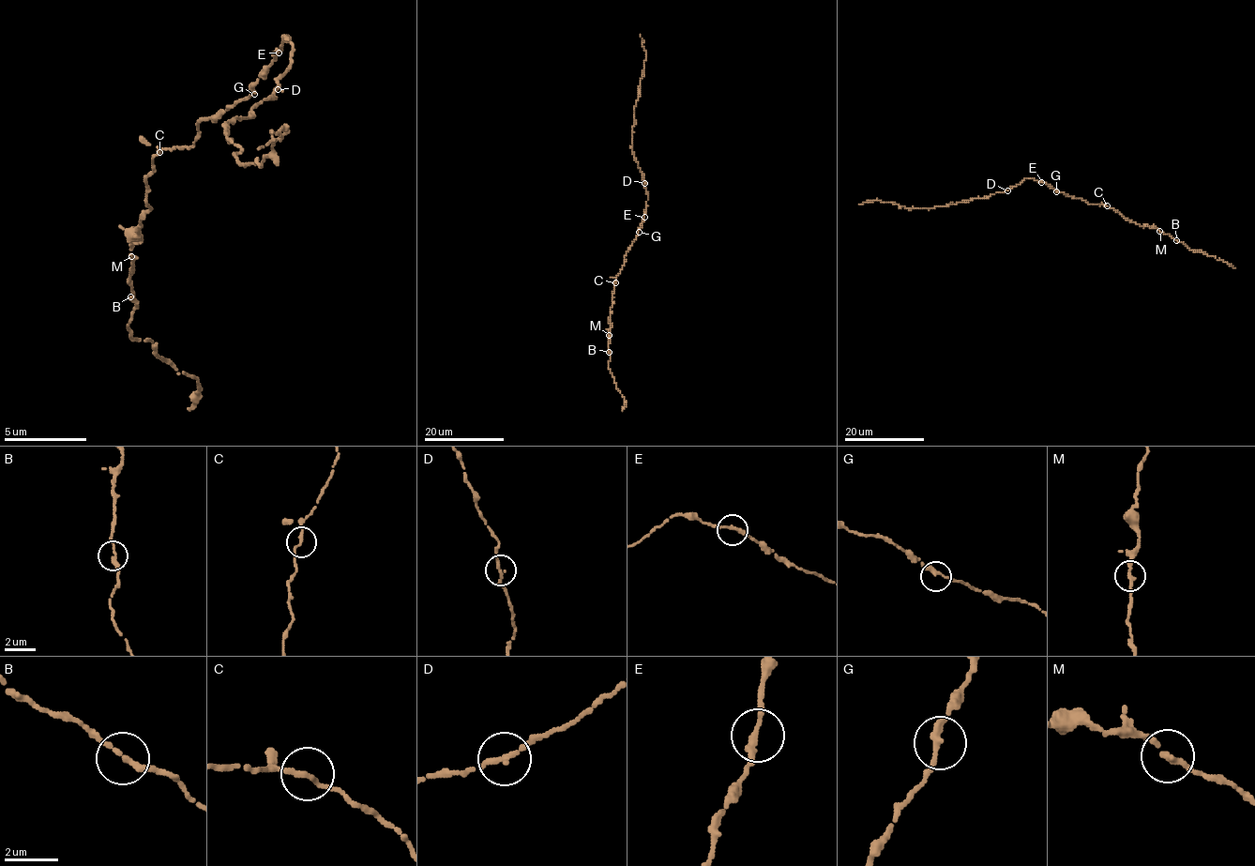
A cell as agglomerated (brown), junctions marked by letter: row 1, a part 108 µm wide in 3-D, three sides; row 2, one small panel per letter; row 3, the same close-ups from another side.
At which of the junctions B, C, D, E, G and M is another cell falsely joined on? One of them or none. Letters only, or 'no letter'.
no letter

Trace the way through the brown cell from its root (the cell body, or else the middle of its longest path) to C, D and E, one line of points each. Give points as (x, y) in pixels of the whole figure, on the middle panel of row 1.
C: (640, 228), (625, 256), (615, 282)
D: (640, 228), (647, 200), (644, 182)
E: (640, 228), (644, 217)

